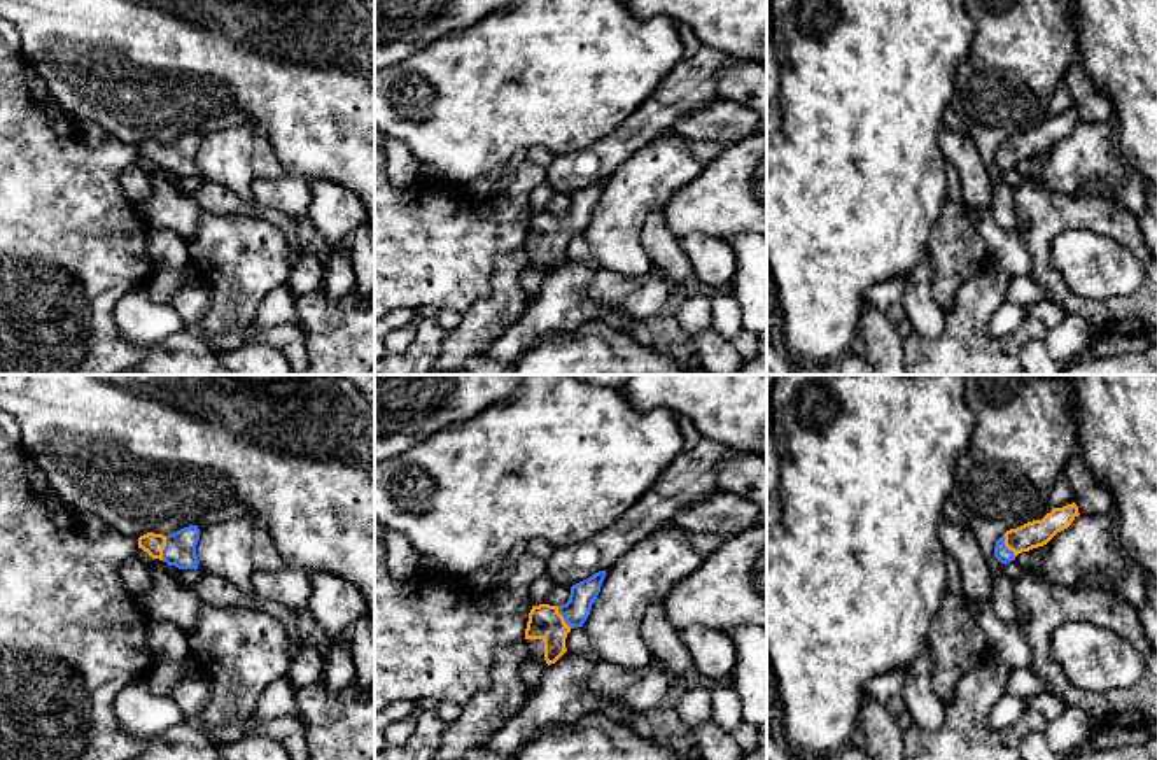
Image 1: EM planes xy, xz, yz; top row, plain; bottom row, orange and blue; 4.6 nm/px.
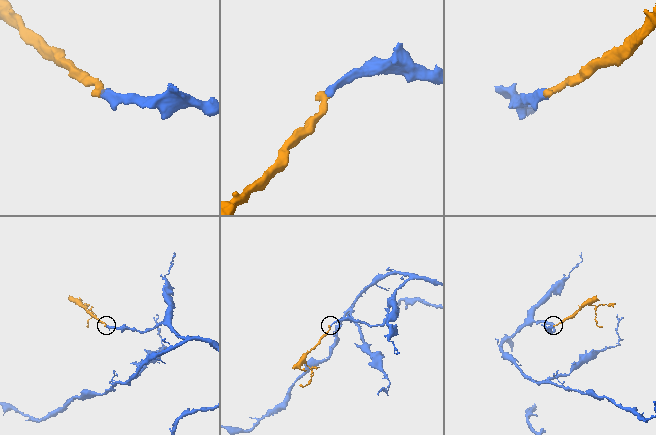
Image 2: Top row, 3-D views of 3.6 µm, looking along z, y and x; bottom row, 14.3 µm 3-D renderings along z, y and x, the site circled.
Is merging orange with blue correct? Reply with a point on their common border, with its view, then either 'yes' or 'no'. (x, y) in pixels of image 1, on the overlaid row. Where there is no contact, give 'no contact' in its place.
contact xy (163, 548); yes

